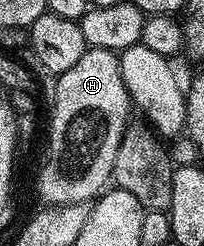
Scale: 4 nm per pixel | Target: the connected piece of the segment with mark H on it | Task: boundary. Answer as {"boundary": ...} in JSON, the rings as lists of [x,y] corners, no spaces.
{"boundary":[[[87,48],[84,56],[80,56],[80,60],[76,60],[68,72],[57,75],[55,82],[58,83],[54,86],[54,111],[50,114],[50,151],[38,174],[38,194],[43,198],[43,203],[63,206],[89,199],[89,194],[97,195],[107,185],[105,182],[111,181],[117,149],[131,121],[132,103],[126,90],[126,79],[122,76],[119,55],[112,50]]]}

